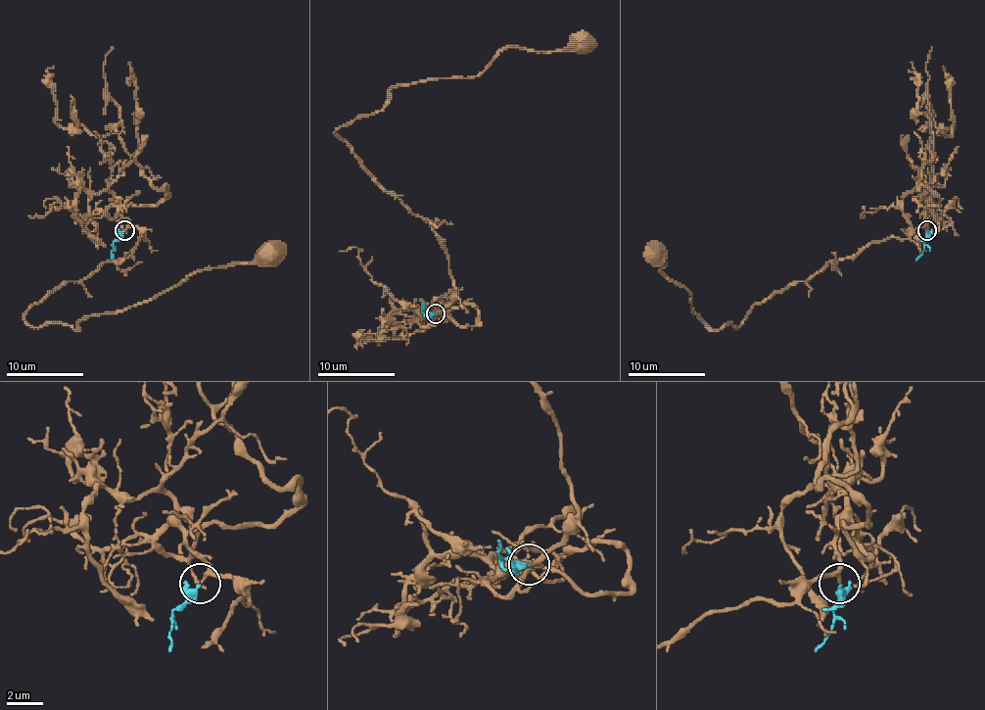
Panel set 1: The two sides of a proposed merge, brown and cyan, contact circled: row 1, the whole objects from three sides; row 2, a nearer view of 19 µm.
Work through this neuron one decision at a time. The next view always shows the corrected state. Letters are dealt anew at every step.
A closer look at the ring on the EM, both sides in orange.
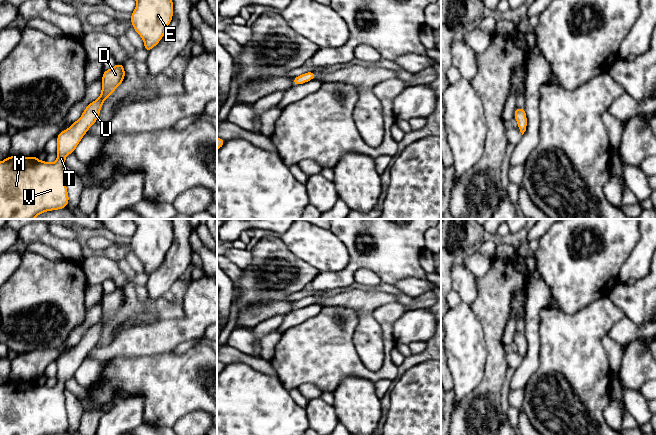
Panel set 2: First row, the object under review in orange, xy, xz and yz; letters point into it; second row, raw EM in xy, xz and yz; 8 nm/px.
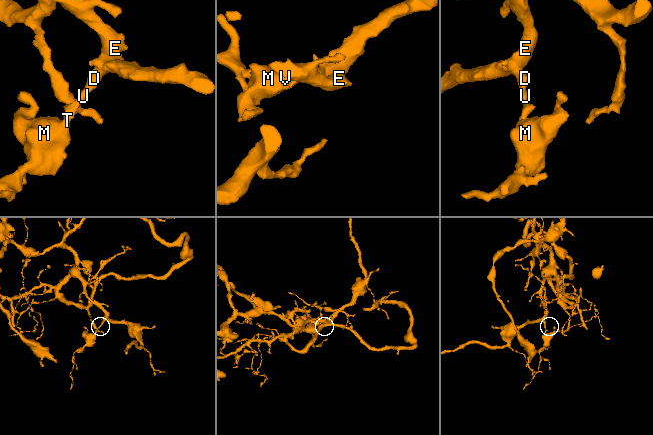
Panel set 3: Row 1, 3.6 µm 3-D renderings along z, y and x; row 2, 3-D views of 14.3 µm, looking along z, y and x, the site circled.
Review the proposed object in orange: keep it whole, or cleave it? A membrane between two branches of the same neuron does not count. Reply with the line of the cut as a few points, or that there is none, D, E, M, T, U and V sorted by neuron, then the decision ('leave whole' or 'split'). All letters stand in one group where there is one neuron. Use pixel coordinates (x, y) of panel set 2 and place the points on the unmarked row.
no cut | D E M T U V | leave whole

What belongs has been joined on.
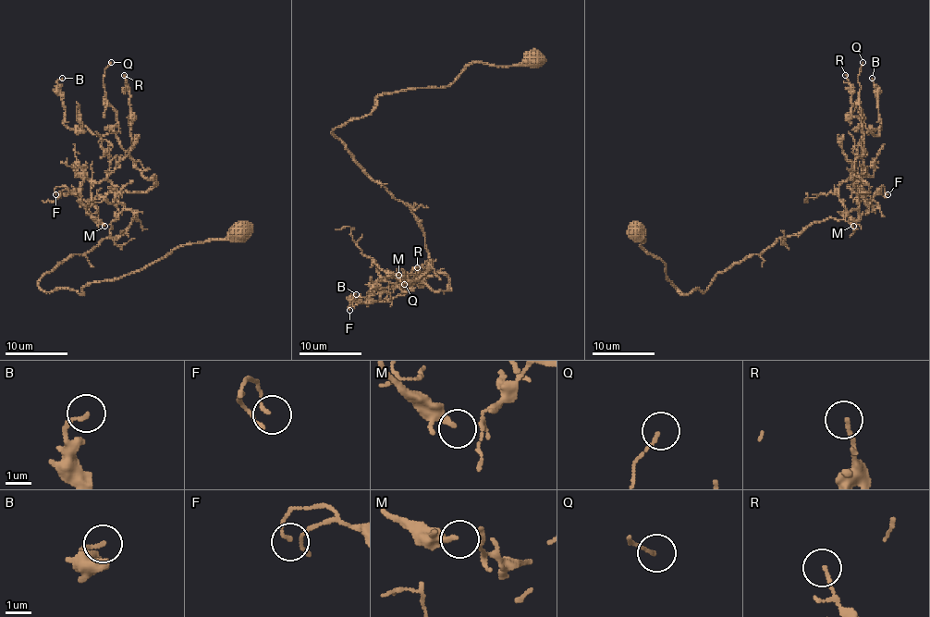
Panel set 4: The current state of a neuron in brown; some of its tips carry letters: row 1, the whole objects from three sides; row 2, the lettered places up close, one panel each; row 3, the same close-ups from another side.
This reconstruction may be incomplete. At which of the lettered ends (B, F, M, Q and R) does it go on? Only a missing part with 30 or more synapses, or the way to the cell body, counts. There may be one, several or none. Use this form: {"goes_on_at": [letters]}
{"goes_on_at": []}

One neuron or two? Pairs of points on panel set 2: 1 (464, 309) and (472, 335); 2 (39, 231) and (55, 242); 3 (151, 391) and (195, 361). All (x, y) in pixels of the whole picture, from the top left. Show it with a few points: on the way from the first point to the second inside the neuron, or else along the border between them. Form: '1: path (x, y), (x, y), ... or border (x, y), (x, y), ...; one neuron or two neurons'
1: path (464, 315), (464, 327), (466, 329); one neuron
2: path (43, 235), (51, 241); one neuron
3: path (162, 382), (171, 382), (184, 369); one neuron

